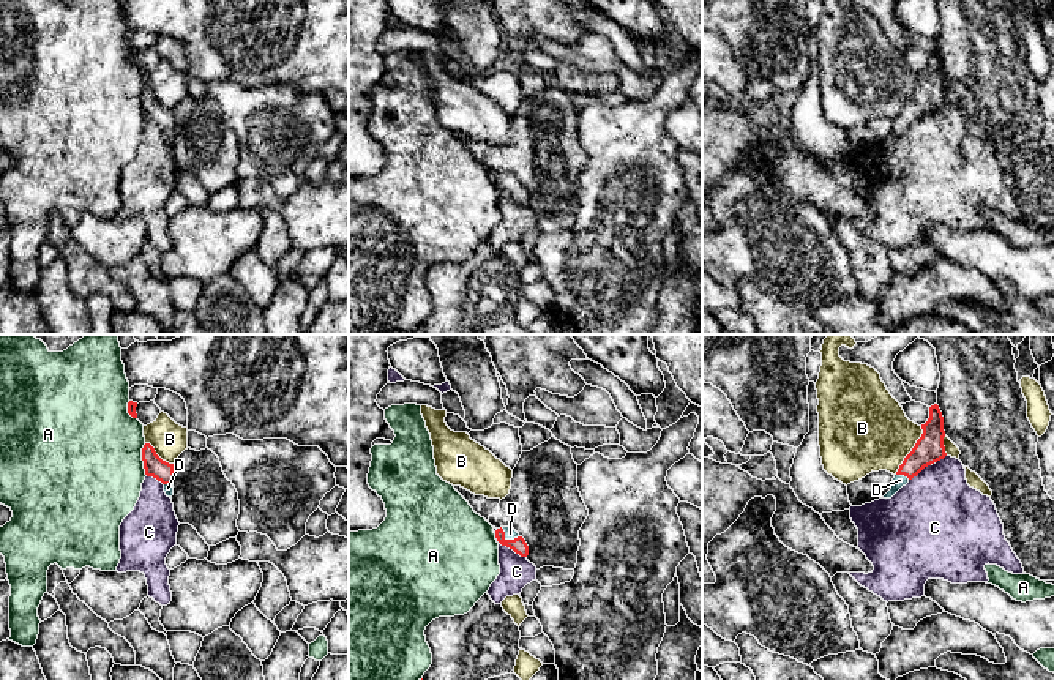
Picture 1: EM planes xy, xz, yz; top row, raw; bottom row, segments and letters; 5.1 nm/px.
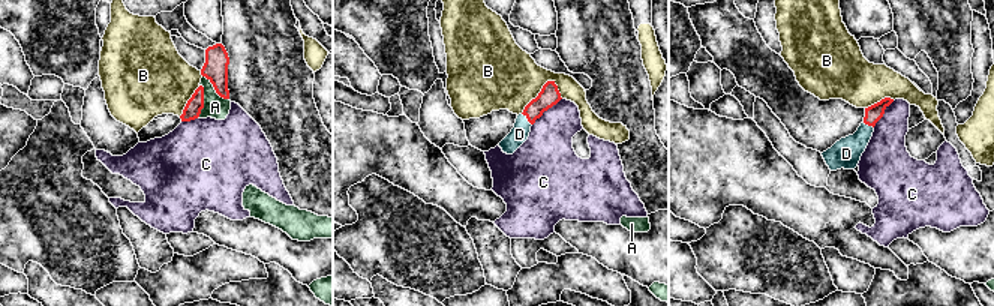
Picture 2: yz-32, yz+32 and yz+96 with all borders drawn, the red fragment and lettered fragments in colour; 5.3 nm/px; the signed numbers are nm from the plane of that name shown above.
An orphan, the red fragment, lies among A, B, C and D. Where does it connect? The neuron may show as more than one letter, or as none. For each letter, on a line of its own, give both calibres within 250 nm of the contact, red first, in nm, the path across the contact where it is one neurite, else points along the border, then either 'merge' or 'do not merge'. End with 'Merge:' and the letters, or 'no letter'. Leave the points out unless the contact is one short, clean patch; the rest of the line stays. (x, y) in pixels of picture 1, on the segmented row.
A: 100/500 nm | do not merge
B: 150/420 nm | along yz (922, 426), (922, 436), (895, 474) | do not merge
C: 80/170 nm | along xz (496, 537), (502, 545), (526, 557) | do not merge
D: 80/60 nm | across xz (518, 545), (507, 540), (510, 534) | merge
Merge: D

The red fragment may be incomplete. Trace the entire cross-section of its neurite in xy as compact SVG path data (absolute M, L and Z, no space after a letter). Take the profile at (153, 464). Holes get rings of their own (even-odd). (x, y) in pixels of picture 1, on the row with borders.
M150 443L142 448L142 461L147 476L153 476L164 484L164 492L172 499L174 495L174 464L163 461Z

